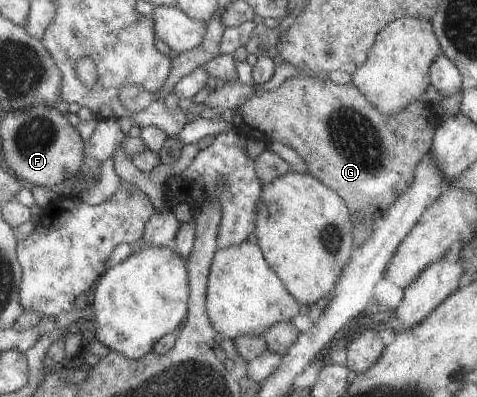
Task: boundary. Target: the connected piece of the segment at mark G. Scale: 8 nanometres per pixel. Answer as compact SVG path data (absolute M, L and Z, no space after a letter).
M306 75L304 77L289 77L286 78L279 86L276 86L276 88L266 91L257 90L254 92L249 99L246 99L238 108L235 108L232 125L234 126L234 132L244 138L259 141L278 141L285 144L288 148L297 152L298 156L300 156L302 160L305 160L308 174L317 178L322 182L322 184L325 184L330 188L330 190L338 193L338 196L342 199L342 202L346 205L350 214L356 212L358 209L362 209L363 211L368 212L368 214L371 214L371 217L375 219L378 218L386 208L388 208L394 200L398 198L398 195L401 195L402 192L410 186L418 161L429 152L431 138L438 125L438 121L439 114L429 105L420 100L416 100L409 105L406 105L396 114L385 115L378 112L378 109L374 108L374 105L370 104L370 101L367 101L365 96L362 96L362 93L358 92L358 89L354 85L351 85L350 83L339 85L330 81L330 79L326 77Z

